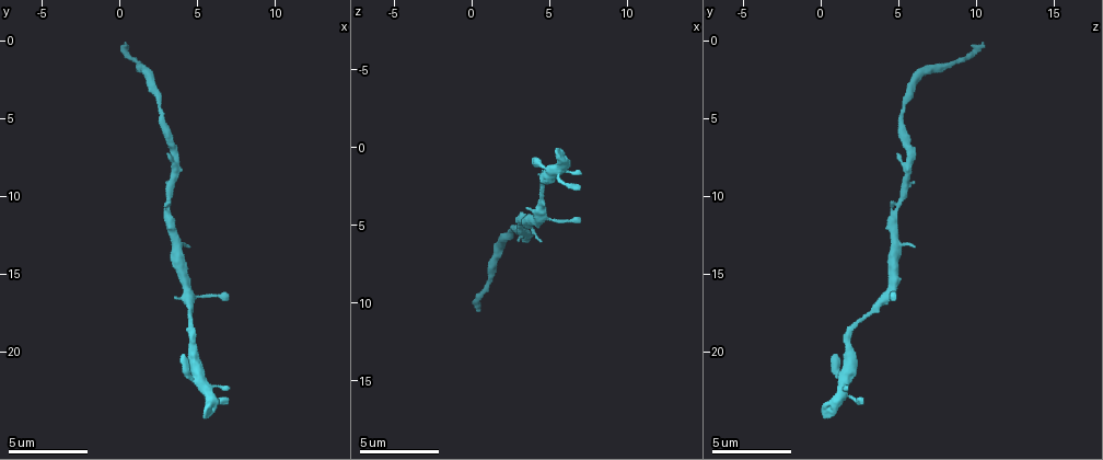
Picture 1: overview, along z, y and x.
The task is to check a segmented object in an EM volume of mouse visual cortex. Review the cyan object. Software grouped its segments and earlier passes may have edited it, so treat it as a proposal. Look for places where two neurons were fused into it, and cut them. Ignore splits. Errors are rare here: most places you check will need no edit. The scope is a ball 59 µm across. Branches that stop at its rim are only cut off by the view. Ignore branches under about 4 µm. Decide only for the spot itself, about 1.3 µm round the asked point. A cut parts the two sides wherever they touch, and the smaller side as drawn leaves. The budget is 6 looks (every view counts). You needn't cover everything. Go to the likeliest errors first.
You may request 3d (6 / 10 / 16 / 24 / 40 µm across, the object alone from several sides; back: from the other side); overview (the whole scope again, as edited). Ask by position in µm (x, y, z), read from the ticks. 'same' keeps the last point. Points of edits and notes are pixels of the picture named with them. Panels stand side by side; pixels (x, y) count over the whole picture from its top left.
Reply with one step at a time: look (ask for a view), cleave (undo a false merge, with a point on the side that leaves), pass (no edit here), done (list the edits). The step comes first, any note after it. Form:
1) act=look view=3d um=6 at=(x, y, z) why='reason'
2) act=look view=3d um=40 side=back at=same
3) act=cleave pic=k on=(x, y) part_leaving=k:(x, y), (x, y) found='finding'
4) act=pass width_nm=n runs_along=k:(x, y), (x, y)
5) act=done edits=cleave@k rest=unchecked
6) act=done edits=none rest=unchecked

act=look view=3d um=6 at=(3.2, 11.4, 4.6)

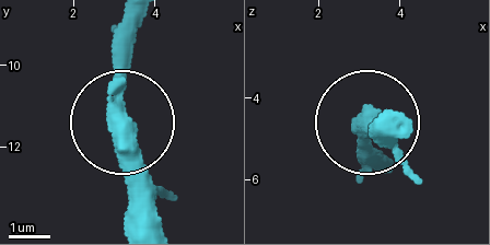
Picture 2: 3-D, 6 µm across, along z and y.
act=pass runs_along=2:(124, 120), (117, 148), (138, 221) found='one neuron here'

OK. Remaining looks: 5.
act=look view=3d um=10 at=(1.2, 1.6, 8.2) why='calibre changes'

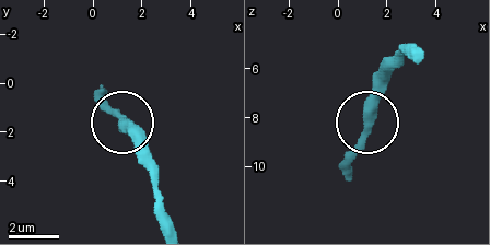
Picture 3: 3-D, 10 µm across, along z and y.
act=pass found='one neuron here'

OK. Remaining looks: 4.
act=look view=3d um=10 at=(3.2, 6.4, 5.4) why='sudden change in width'

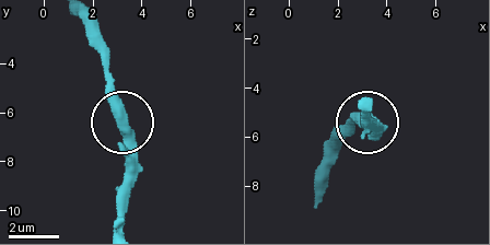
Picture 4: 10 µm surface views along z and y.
act=pass found='one neuron here'

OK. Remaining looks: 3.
act=done edits=none rest=unchecked

